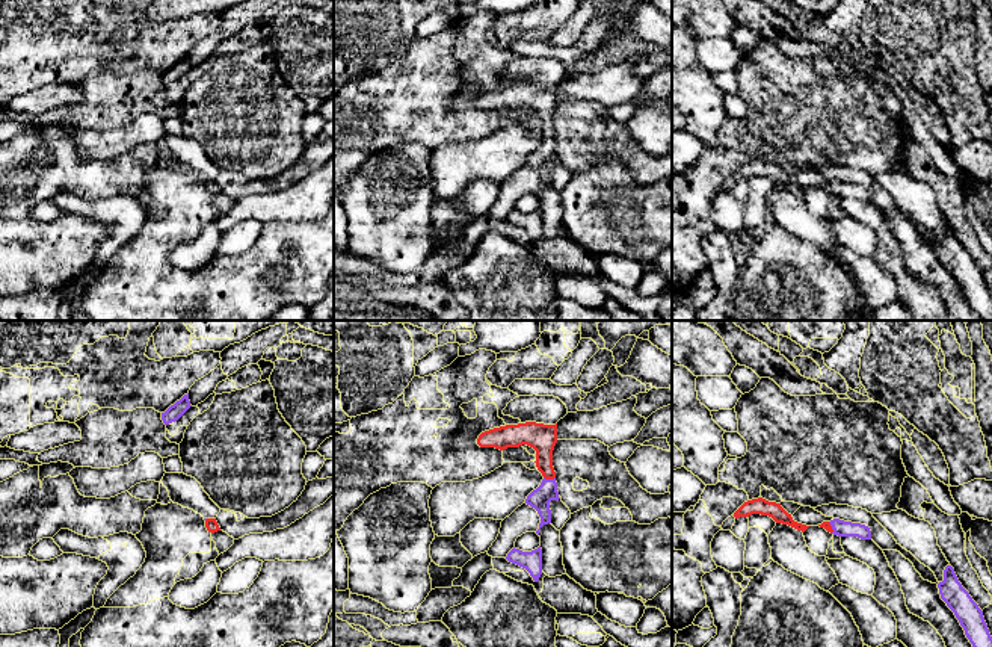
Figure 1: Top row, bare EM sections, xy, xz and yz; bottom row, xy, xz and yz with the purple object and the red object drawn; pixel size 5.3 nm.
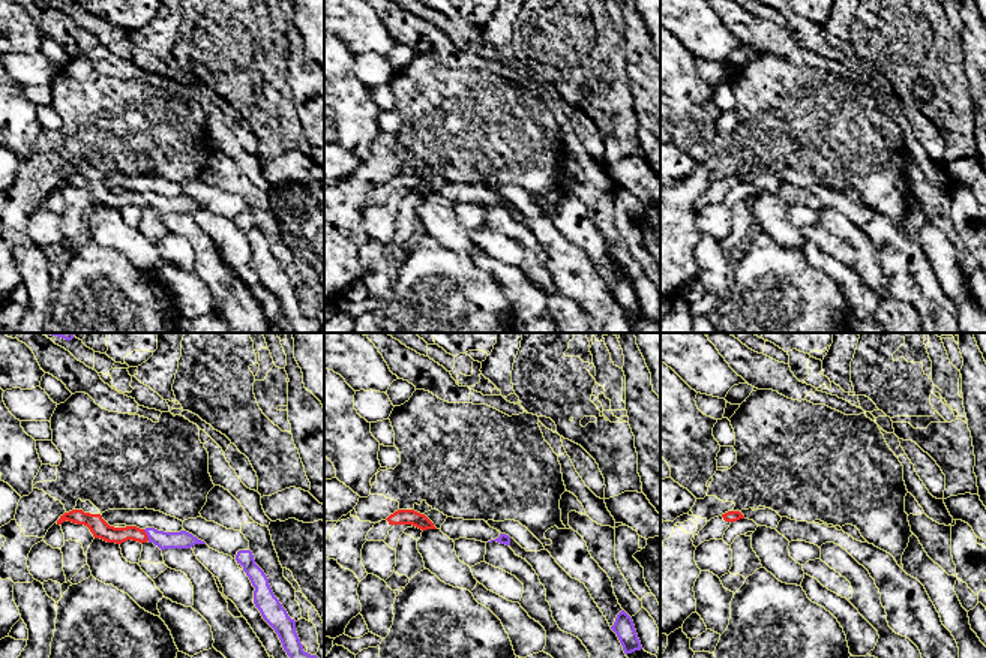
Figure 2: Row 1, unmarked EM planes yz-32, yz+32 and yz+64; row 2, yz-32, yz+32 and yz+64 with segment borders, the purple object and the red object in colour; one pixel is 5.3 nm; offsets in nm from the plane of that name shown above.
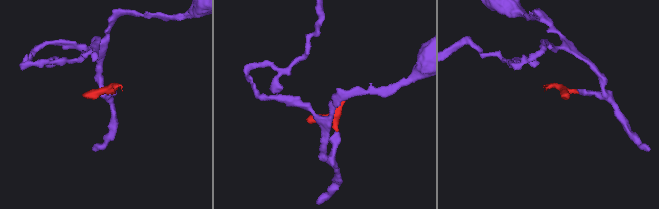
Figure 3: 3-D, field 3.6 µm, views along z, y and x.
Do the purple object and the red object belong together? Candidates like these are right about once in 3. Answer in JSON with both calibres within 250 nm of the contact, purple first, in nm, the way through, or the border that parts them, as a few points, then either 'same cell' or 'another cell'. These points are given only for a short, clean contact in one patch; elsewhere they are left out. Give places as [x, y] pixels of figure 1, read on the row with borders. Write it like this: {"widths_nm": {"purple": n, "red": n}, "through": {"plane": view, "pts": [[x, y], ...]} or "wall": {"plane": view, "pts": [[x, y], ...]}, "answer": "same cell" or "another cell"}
{"widths_nm": {"purple": 120, "red": 150}, "through": {"plane": "xz", "pts": [[539, 499], [547, 492], [550, 479], [541, 437]]}, "answer": "same cell"}

